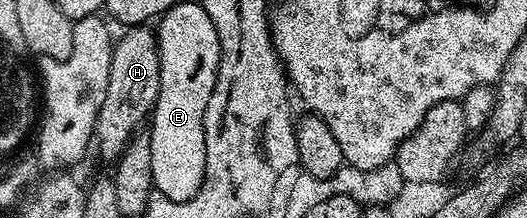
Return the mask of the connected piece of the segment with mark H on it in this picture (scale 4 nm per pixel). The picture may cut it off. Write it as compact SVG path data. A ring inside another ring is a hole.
M139 24L129 27L122 39L113 43L110 52L110 75L108 76L108 92L104 96L104 104L98 113L94 125L96 150L102 153L107 164L113 164L124 152L127 142L139 133L138 126L151 117L157 96L160 92L160 72L162 58L158 50L157 33L149 25Z

